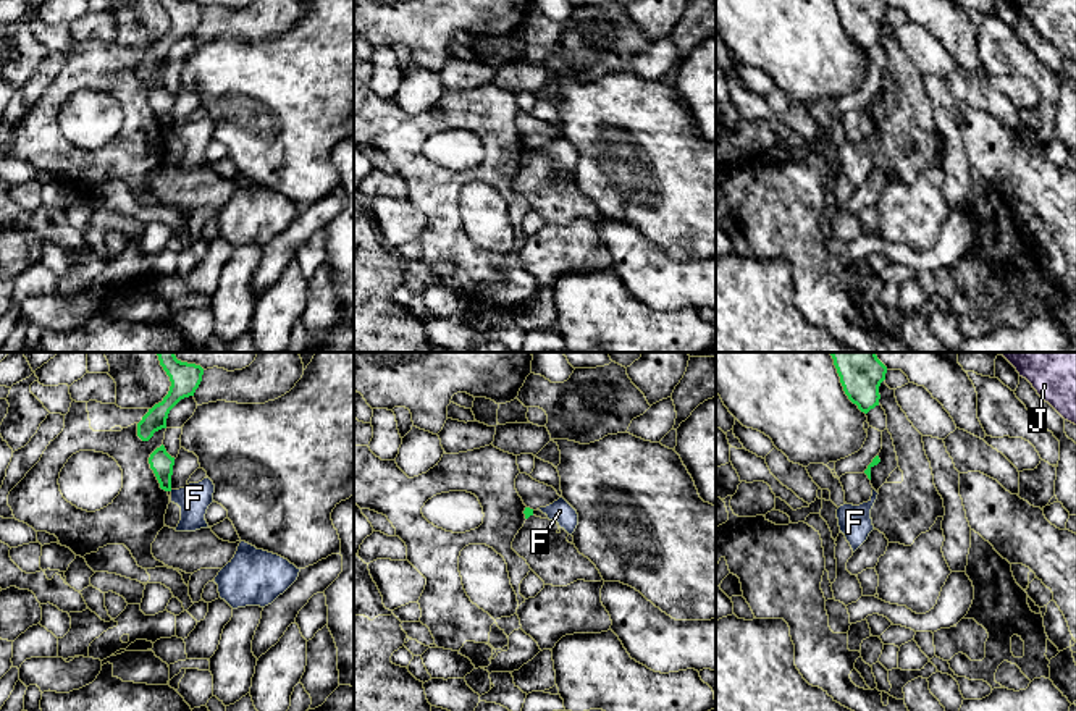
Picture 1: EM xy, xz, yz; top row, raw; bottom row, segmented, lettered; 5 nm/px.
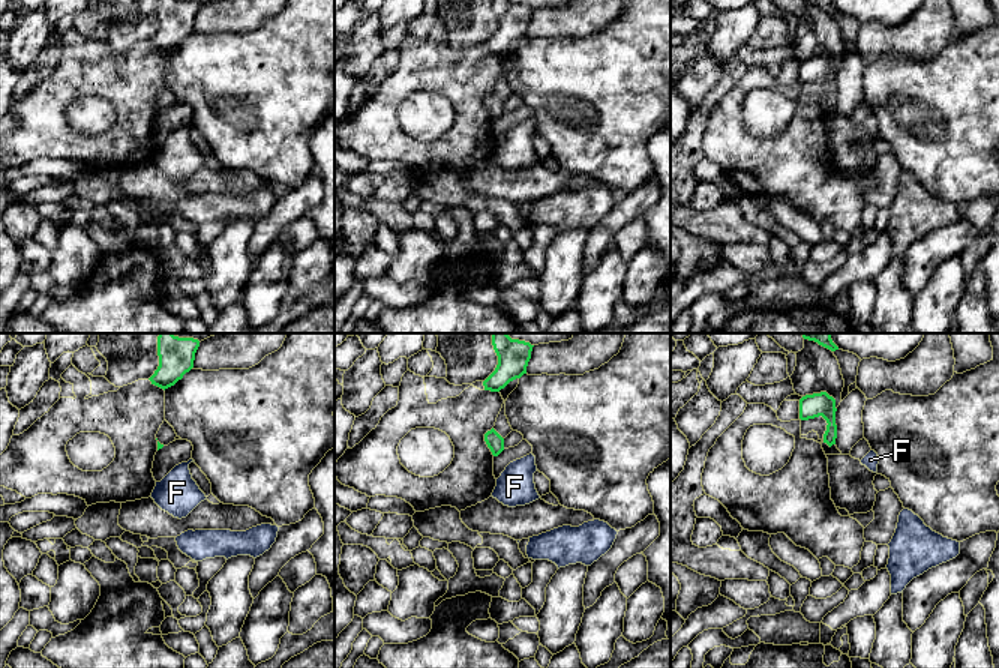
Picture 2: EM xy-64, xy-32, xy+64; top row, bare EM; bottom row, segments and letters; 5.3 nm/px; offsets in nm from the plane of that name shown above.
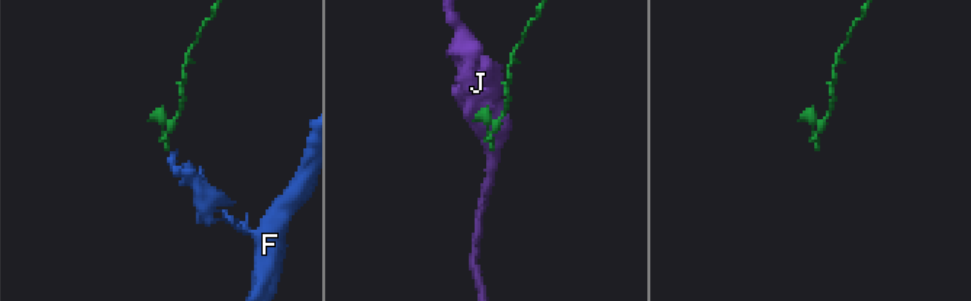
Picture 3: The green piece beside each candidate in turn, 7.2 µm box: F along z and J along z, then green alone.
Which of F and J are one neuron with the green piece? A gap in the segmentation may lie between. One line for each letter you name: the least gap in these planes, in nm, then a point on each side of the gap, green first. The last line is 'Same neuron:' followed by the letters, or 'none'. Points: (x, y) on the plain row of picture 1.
Same neuron: none

